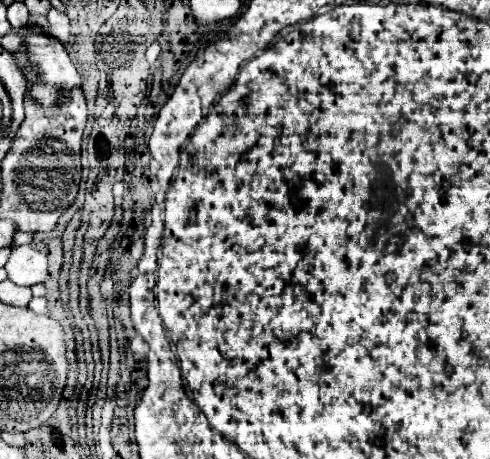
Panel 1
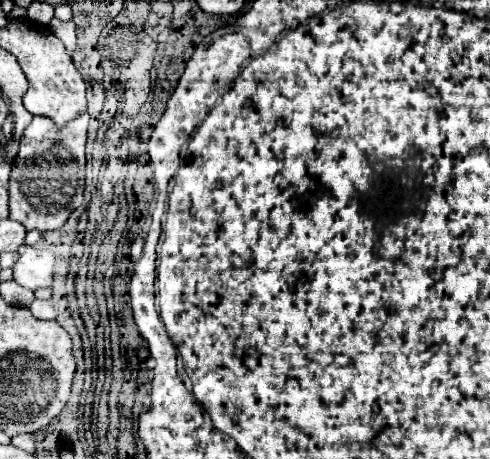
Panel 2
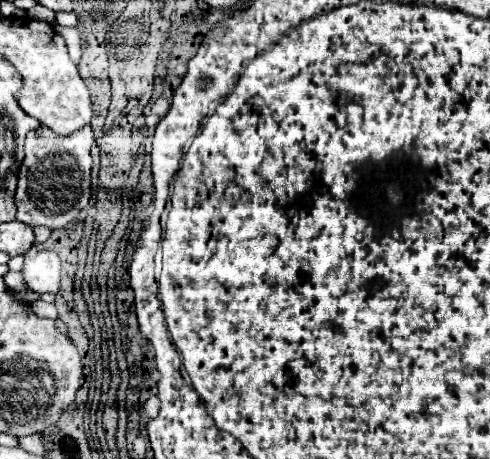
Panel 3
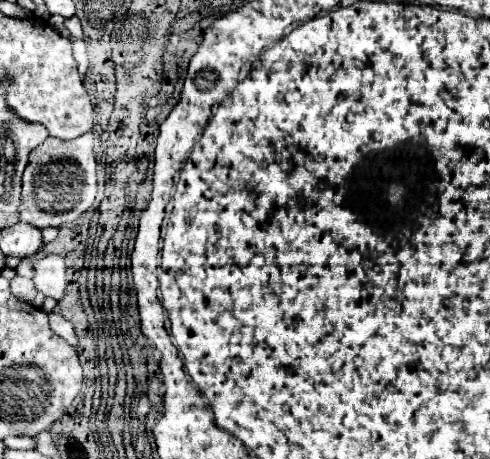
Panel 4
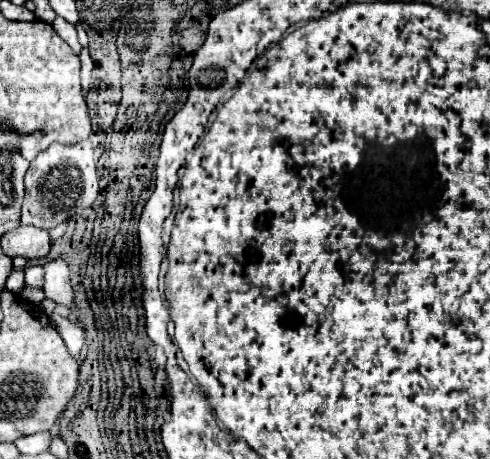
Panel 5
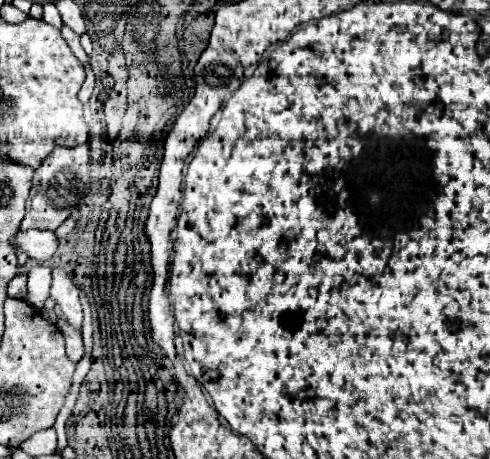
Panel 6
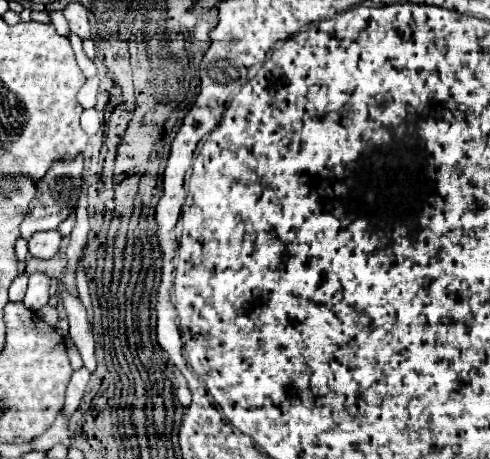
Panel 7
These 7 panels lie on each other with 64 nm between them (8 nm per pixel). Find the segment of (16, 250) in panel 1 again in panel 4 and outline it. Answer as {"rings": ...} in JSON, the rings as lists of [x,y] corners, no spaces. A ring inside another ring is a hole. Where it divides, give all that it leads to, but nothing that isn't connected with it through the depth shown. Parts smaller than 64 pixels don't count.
{"rings":[[[46,256],[40,260],[34,260],[36,274],[34,284],[44,296],[50,296],[54,300],[62,300],[66,292],[66,264],[60,256]]]}

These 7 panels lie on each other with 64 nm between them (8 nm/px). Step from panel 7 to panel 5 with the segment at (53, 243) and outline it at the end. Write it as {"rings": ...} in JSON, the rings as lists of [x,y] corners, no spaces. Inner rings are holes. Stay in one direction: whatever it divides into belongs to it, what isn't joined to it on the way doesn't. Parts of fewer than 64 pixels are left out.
{"rings":[[[18,226],[12,232],[6,232],[2,238],[2,248],[8,256],[24,256],[28,260],[48,256],[52,246],[48,230],[32,228],[32,226]]]}

